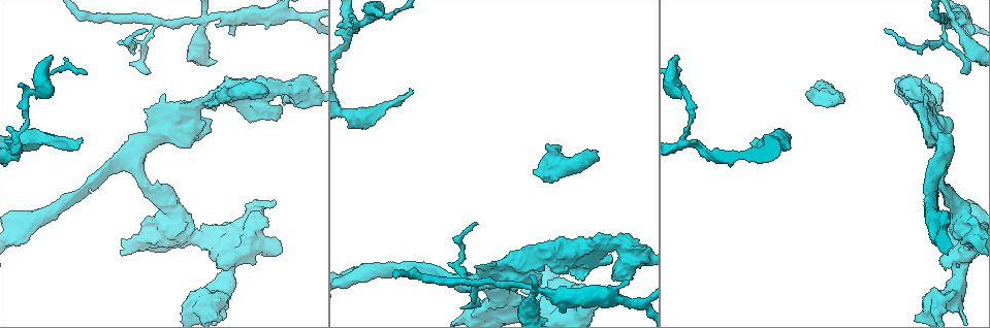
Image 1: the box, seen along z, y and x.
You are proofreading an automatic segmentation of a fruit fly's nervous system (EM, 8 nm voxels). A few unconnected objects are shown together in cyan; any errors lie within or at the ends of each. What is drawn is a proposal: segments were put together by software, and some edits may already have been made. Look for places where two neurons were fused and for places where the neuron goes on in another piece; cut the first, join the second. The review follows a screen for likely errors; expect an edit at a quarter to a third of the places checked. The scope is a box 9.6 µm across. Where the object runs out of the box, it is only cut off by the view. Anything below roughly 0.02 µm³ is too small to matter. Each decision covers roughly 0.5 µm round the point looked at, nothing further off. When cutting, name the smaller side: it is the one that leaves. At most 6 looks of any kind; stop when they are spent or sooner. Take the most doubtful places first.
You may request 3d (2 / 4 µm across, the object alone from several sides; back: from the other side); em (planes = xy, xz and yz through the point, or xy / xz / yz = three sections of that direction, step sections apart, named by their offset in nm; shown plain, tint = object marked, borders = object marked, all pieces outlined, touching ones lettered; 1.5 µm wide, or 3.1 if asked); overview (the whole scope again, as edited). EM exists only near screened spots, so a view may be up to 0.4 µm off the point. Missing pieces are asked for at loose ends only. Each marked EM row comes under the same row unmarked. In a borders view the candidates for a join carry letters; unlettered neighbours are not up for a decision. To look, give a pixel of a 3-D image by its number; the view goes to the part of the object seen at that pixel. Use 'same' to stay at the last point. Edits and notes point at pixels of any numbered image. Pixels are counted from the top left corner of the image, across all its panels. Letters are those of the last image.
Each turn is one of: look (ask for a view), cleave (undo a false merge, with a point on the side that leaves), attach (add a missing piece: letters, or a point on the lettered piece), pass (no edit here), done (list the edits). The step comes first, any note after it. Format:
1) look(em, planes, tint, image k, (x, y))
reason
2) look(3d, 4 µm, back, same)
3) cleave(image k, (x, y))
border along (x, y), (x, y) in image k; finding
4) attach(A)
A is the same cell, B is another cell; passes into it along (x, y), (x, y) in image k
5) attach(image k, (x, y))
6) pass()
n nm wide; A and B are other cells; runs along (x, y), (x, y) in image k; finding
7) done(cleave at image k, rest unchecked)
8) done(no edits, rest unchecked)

look(3d, 2 µm, back, image 1, (951, 21))
abrupt turn

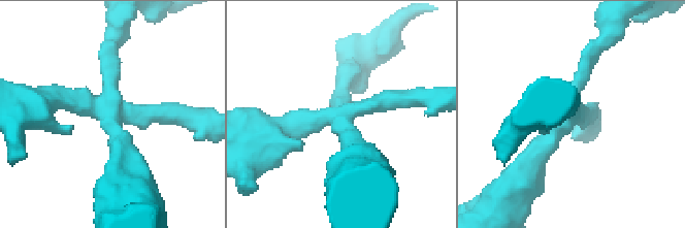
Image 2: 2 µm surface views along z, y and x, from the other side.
look(em, planes, tint, image 2, (342, 115))
4 arms

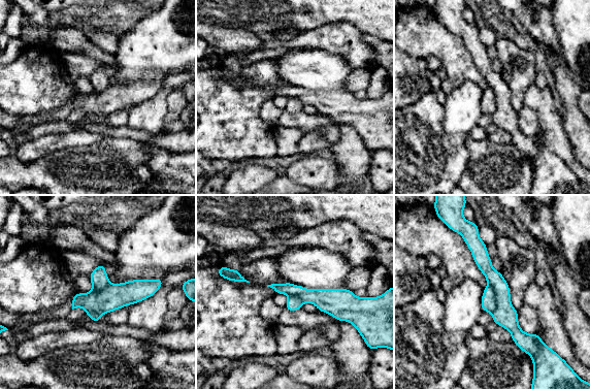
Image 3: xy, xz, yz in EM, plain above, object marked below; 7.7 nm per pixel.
look(em, planes, borders, same)
what lies round it

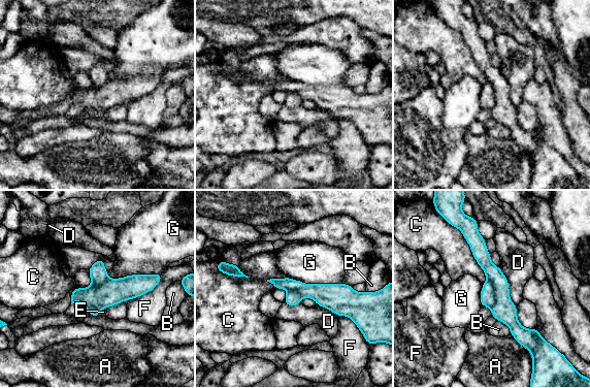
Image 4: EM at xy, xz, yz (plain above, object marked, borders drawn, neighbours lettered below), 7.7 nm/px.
cleave(image 4, (503, 310))
C touches over 500 nm; A, B, C, D, E, F and G are other cells; the part that leaves runs along (470, 231), (524, 342) in image 4; two neurons meet here

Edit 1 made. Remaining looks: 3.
look(overview)
redraw

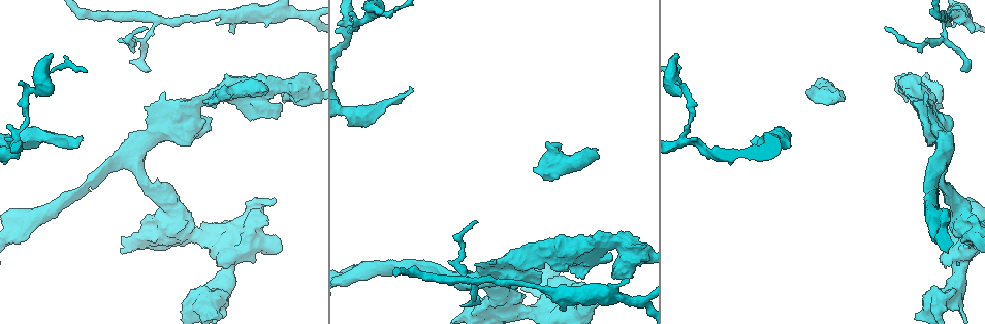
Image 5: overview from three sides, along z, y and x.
look(em, planes, borders, image 5, (944, 266))

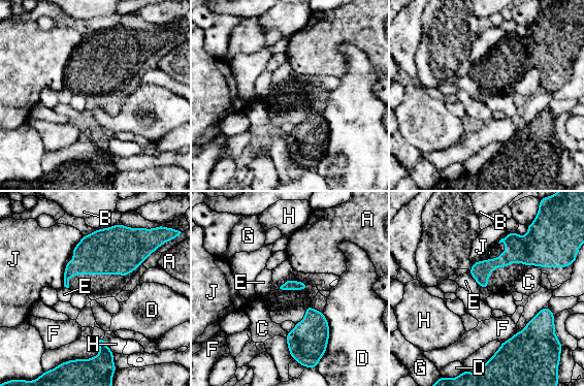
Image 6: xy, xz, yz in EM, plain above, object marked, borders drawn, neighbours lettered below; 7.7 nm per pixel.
pass()
D touches over 240 nm; A, B, C, D, E, F, G, H and J are other cells; border along (468, 272), (482, 288), (487, 289) in image 6; no lettered piece goes on from it

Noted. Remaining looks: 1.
done(cleave at image 4, rest unchecked)

